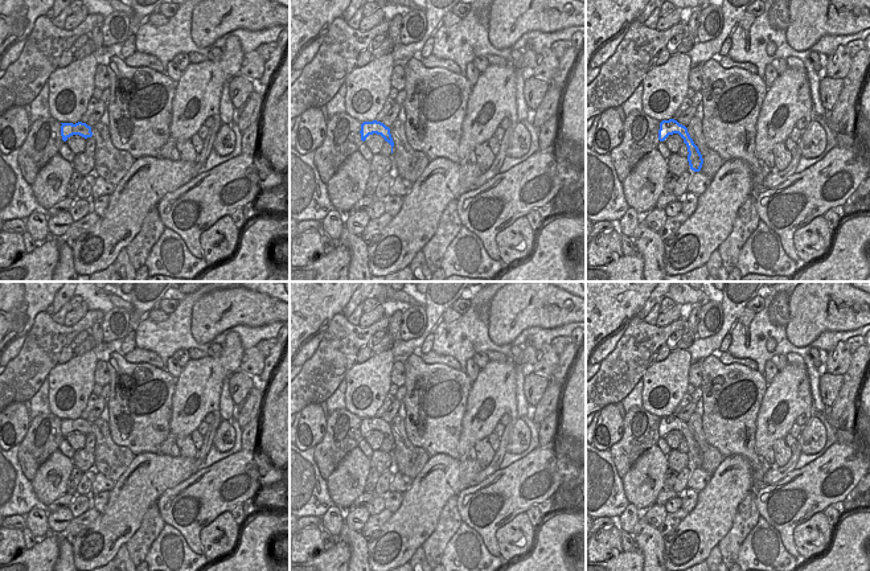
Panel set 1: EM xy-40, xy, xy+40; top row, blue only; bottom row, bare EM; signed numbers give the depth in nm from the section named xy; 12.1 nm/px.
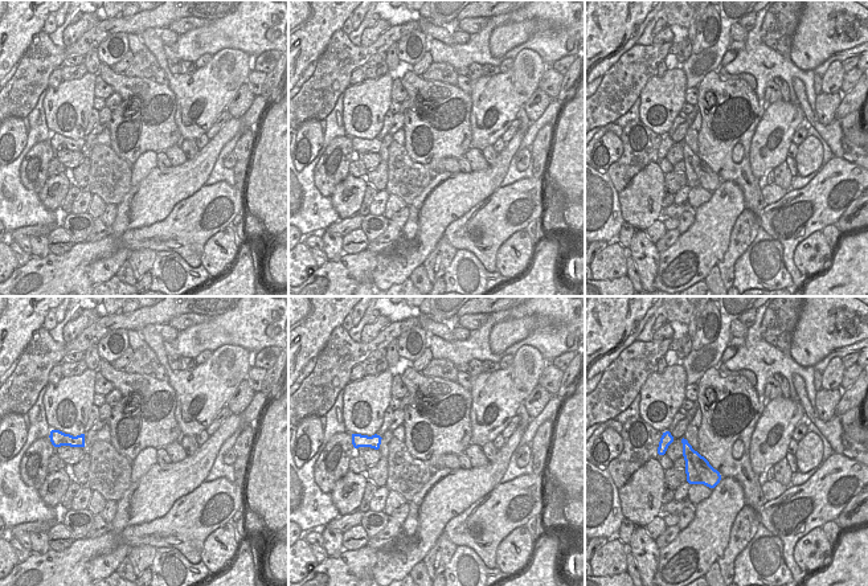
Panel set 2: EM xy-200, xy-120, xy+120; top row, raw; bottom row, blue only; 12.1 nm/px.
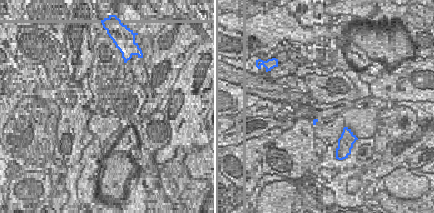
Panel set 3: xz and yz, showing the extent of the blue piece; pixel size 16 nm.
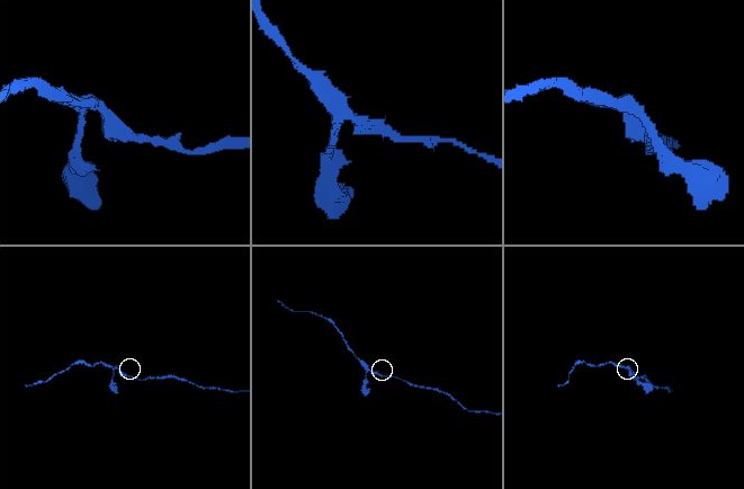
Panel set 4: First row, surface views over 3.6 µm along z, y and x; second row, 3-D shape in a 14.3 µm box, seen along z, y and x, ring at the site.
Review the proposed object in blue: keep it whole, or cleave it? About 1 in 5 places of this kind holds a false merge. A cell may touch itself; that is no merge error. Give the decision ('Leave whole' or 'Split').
Leave whole

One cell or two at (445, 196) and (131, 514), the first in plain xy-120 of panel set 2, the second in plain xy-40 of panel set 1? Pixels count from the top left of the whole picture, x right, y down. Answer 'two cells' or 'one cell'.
one cell

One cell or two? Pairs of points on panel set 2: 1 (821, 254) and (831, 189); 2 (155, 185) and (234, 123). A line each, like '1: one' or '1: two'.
1: two
2: one

